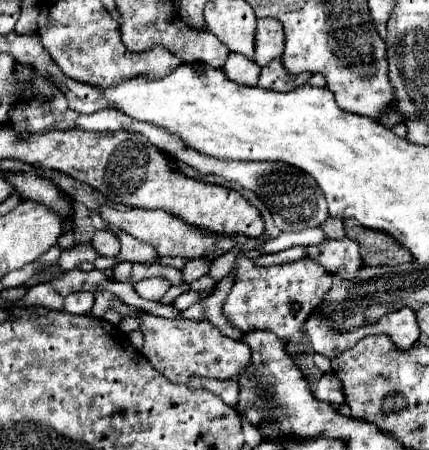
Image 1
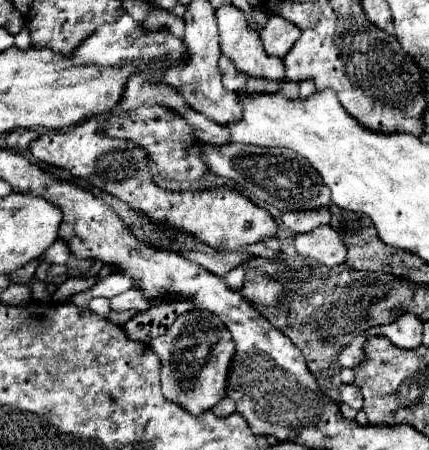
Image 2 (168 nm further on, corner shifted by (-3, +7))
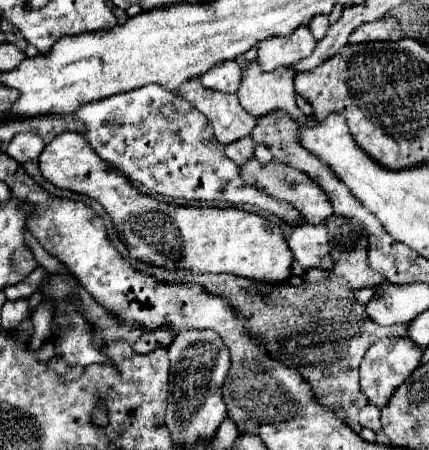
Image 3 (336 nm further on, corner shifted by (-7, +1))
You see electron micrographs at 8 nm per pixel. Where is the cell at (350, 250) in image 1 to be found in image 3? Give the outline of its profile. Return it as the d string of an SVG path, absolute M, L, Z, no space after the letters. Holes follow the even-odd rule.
M325 224L297 226L289 238L289 248L303 268L331 270L335 266L329 254L329 238Z

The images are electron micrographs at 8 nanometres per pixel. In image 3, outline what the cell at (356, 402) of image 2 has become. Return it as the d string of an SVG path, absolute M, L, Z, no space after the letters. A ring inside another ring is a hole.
M367 404L367 406L359 412L359 420L361 420L361 426L365 426L365 428L381 430L381 424L379 424L379 408L377 408L377 406Z

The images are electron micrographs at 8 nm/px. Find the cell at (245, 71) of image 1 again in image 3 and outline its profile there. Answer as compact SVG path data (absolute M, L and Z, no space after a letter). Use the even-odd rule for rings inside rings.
M229 60L229 62L223 62L217 68L211 68L199 80L203 82L203 86L207 86L211 90L233 94L233 92L237 92L237 86L241 82L241 68L235 60Z

